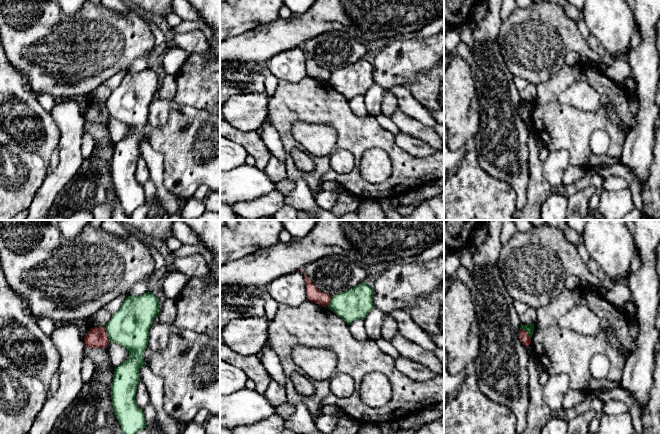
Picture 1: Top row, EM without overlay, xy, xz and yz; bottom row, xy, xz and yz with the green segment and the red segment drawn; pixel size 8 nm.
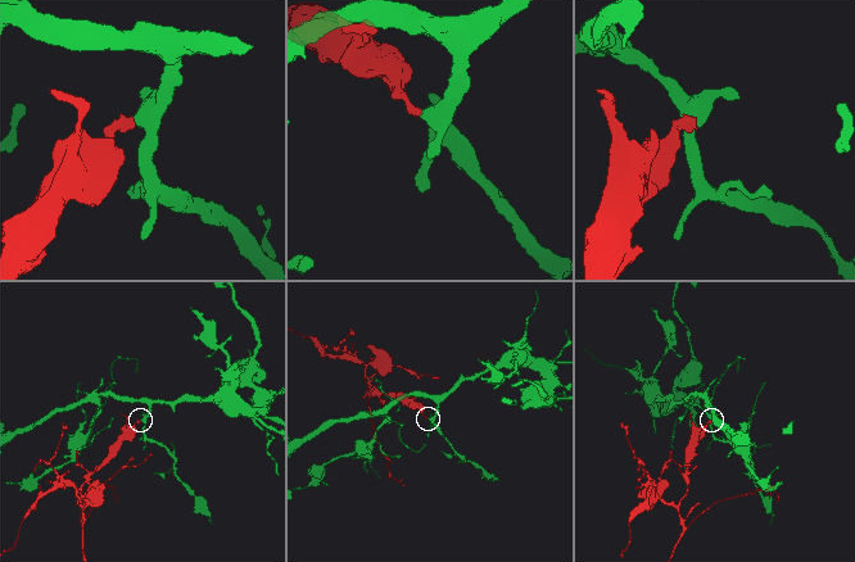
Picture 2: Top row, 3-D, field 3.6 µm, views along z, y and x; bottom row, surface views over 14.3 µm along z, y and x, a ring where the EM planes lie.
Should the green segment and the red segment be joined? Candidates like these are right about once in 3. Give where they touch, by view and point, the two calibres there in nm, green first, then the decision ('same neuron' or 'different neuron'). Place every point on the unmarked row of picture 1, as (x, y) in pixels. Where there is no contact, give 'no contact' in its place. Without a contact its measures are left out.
meets green in xy at (107, 110); 320 nm thick on the green side, 160 nm on the other; different neuron

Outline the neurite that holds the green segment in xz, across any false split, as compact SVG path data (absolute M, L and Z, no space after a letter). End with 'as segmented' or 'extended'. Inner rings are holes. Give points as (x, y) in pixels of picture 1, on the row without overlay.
M366 58L331 72L329 85L341 93L348 101L353 97L365 96L368 89L375 83L374 67Z; as segmented

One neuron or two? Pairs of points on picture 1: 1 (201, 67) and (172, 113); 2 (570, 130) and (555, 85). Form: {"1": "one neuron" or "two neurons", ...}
{"1": "two neurons", "2": "one neuron"}

